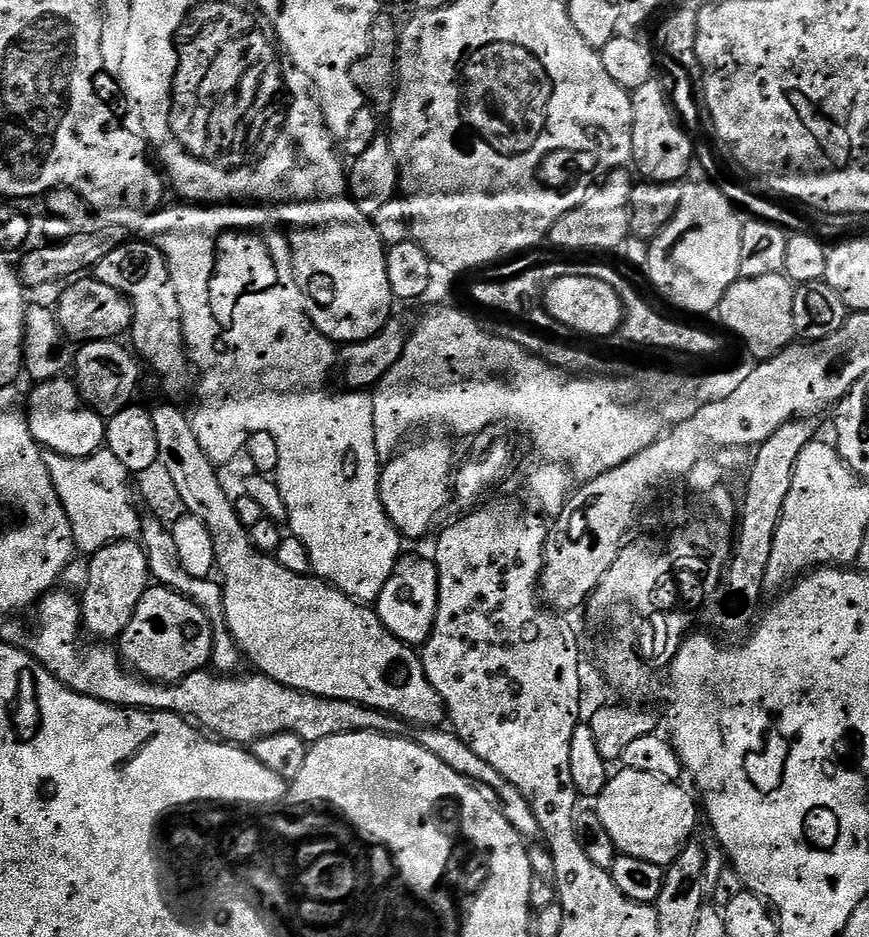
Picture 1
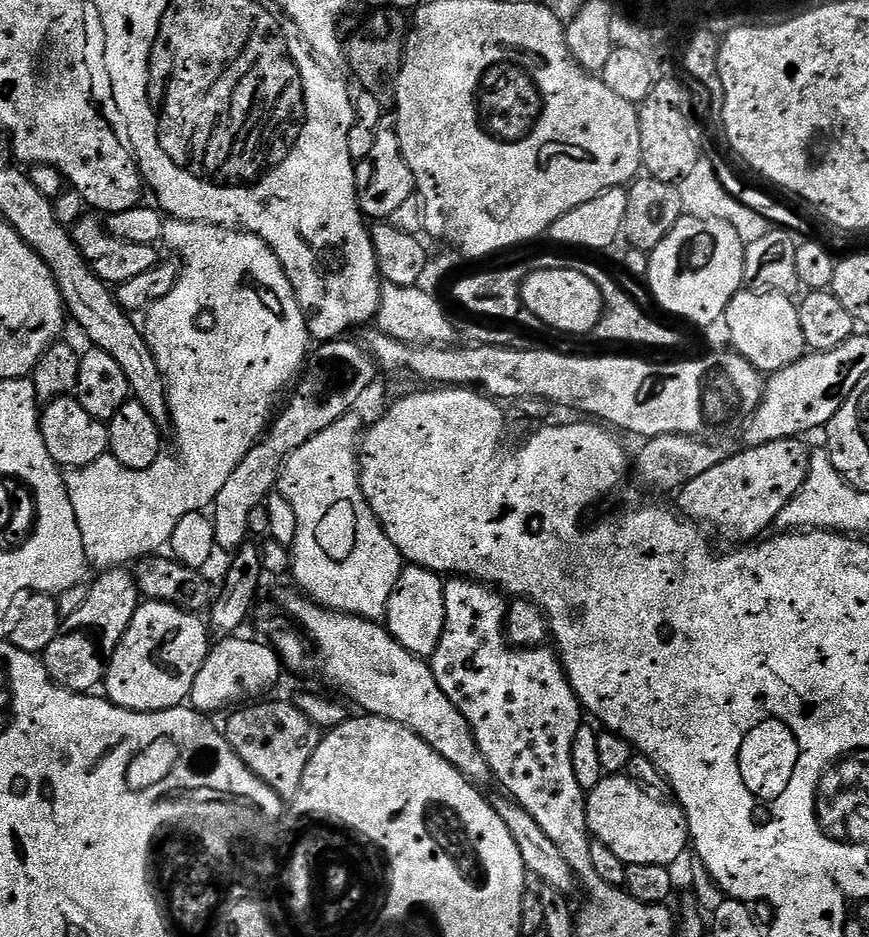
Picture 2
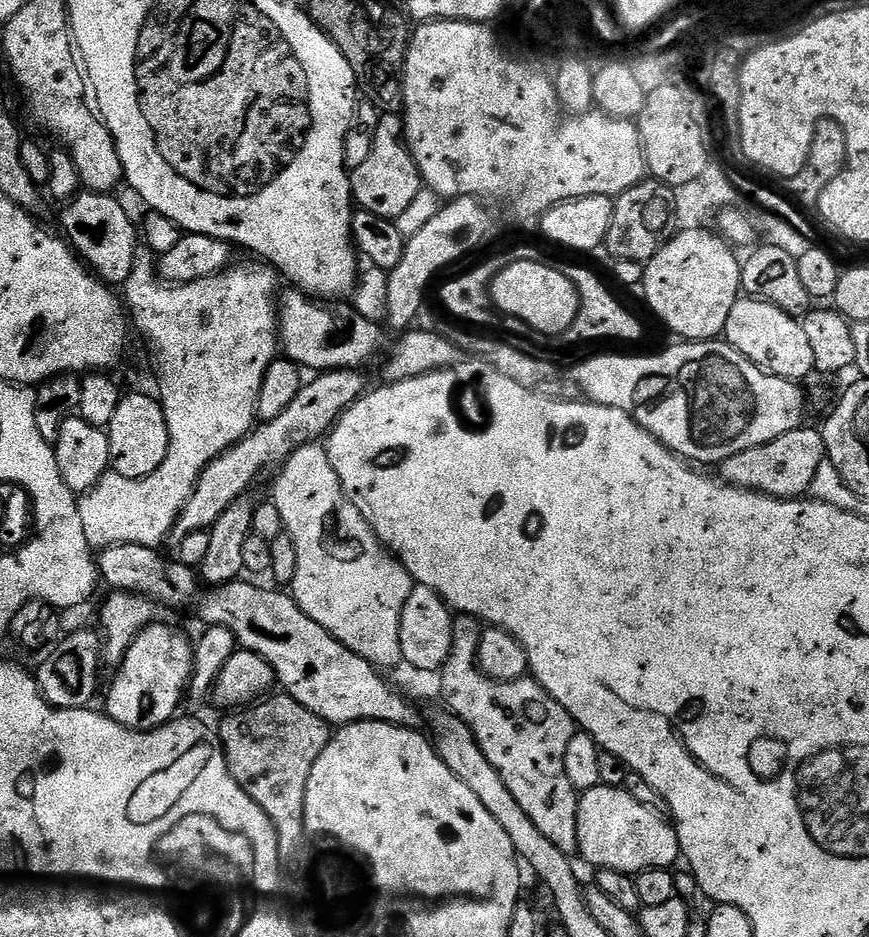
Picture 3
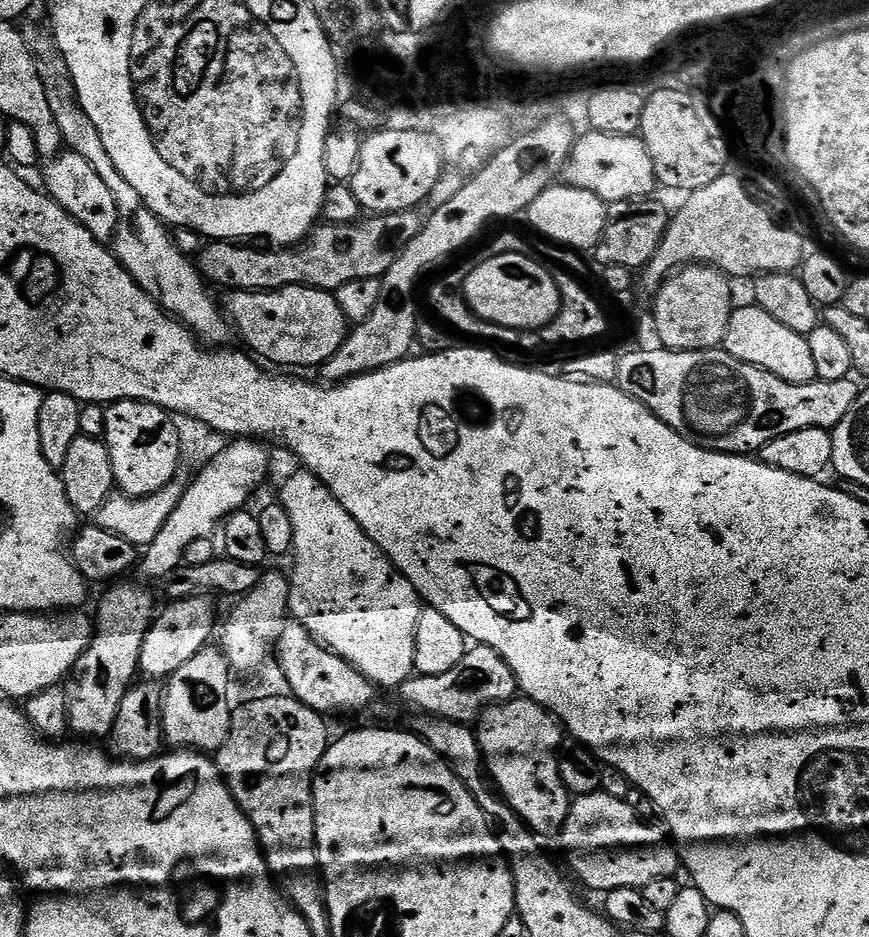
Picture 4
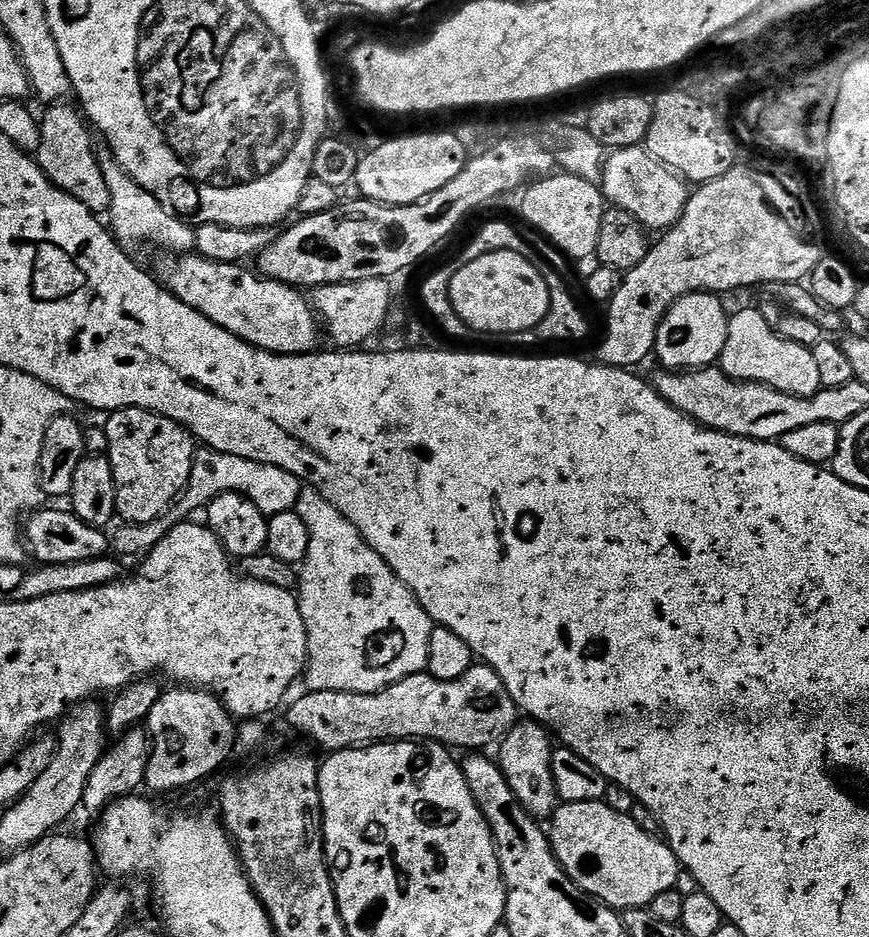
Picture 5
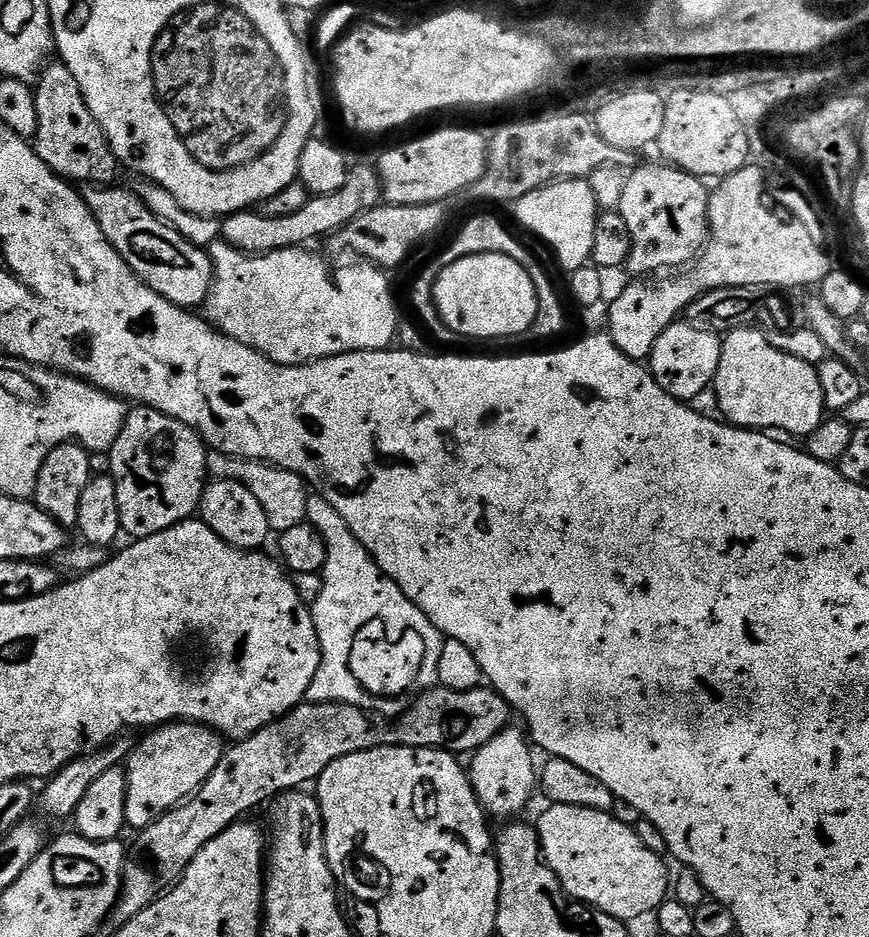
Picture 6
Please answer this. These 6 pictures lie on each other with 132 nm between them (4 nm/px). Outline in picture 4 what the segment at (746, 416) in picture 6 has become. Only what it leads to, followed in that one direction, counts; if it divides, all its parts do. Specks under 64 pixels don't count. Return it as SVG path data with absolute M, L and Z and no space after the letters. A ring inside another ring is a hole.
M733 307L722 347L734 358L750 362L750 366L758 366L791 384L809 384L816 379L814 358L810 354L810 342L807 336L794 334L794 330L782 326L782 322L778 322L761 308Z

